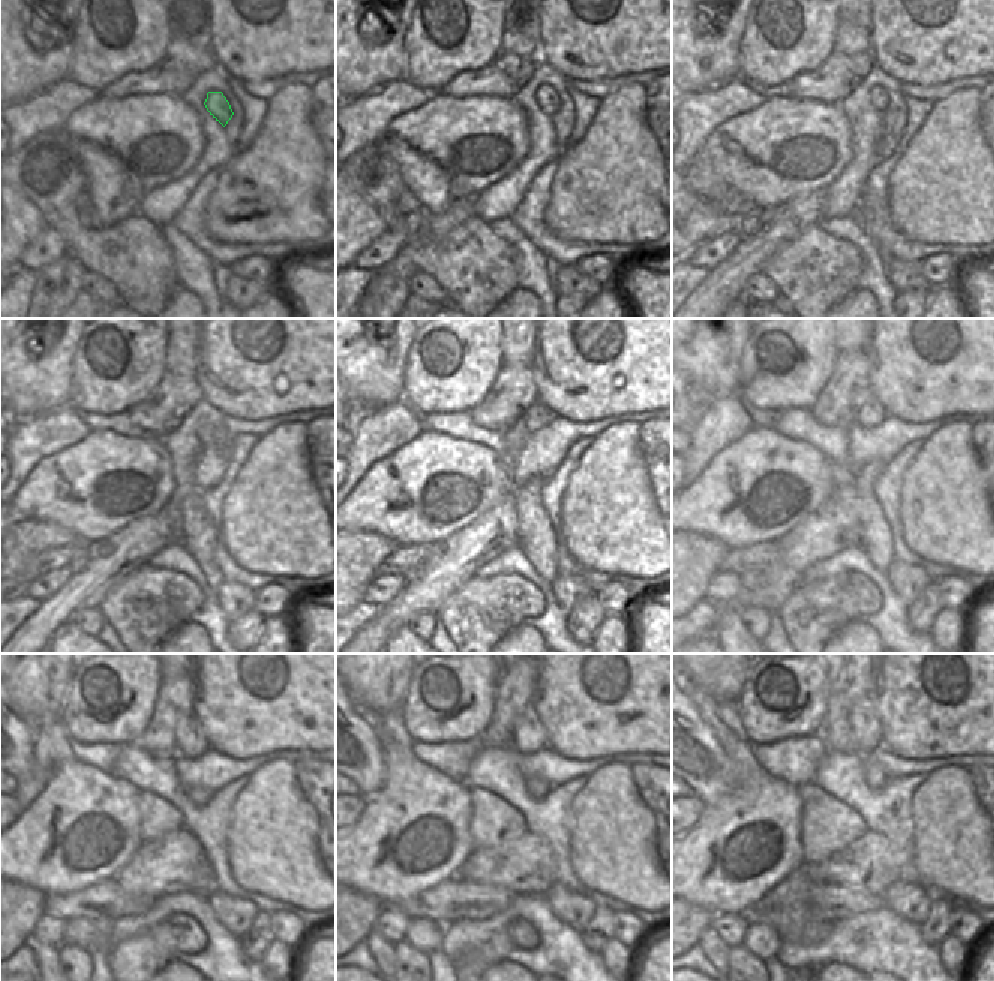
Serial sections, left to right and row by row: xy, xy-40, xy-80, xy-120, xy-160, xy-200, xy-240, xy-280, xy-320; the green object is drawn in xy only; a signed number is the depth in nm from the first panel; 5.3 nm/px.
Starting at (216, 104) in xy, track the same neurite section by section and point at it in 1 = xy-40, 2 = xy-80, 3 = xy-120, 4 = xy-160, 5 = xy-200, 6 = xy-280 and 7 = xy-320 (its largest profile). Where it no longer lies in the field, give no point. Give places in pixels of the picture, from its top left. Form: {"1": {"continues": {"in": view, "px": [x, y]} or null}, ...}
{"1": {"continues": {"in": "xy-40", "px": [547, 98]}}, "2": {"continues": {"in": "xy-80", "px": [879, 96]}}, "3": {"continues": {"in": "xy-120", "px": [206, 431]}}, "4": {"continues": {"in": "xy-160", "px": [537, 416]}}, "5": {"continues": {"in": "xy-200", "px": [870, 413]}}, "6": {"continues": {"in": "xy-280", "px": [528, 735]}}, "7": {"continues": {"in": "xy-320", "px": [865, 729]}}}

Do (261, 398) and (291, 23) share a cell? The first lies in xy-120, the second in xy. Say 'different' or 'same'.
same

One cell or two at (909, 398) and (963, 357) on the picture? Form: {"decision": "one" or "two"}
{"decision": "one"}

